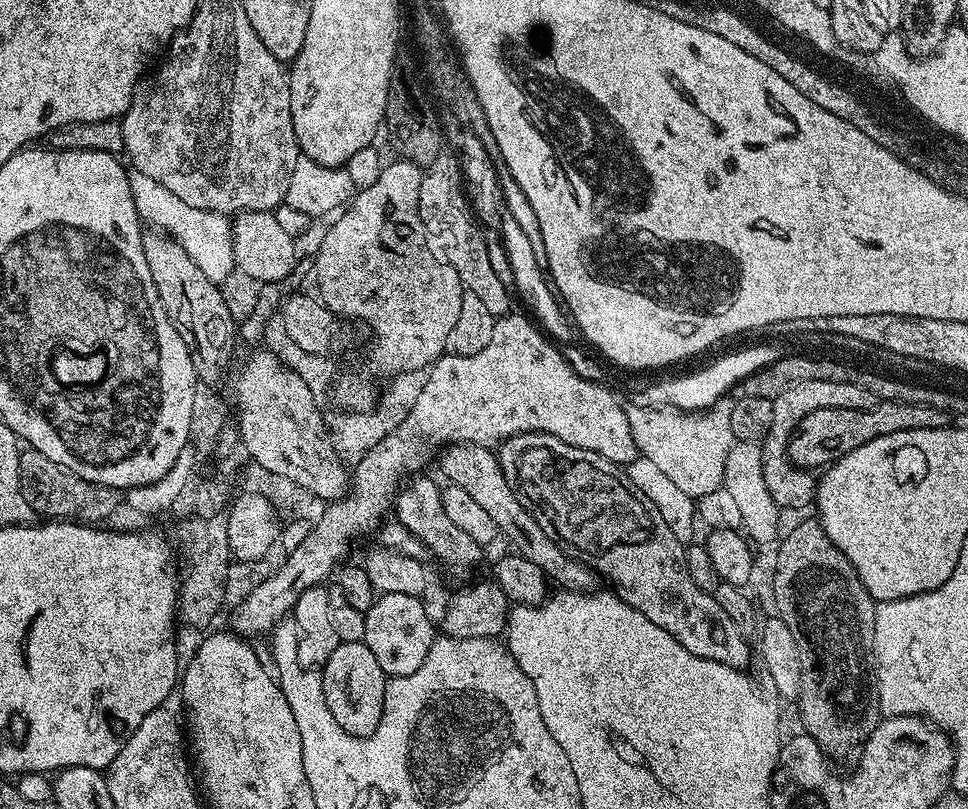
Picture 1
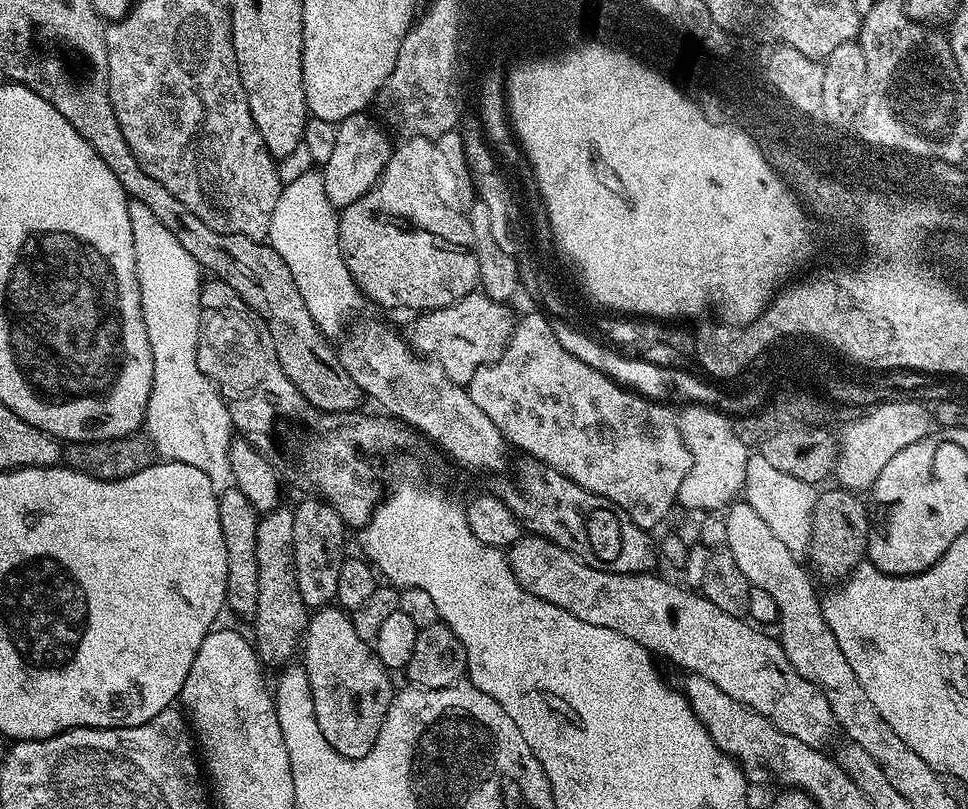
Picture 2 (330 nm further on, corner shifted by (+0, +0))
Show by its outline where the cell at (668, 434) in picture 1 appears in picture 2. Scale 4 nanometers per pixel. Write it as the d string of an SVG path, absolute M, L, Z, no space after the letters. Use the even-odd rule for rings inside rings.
M685 405L677 413L677 424L679 433L682 434L690 450L692 460L691 473L682 480L682 485L679 486L677 503L692 510L702 510L701 512L718 512L729 507L743 493L746 478L744 460L749 456L748 450L742 449L740 442L736 440L736 435L732 434L725 420L720 420L714 411L704 412L704 406Z

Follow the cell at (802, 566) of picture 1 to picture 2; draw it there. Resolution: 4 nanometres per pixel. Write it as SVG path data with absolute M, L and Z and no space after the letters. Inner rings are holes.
M832 486L829 492L821 491L812 511L812 543L810 557L816 567L815 575L824 580L843 582L865 559L868 550L868 529L870 527L870 508L855 492Z

